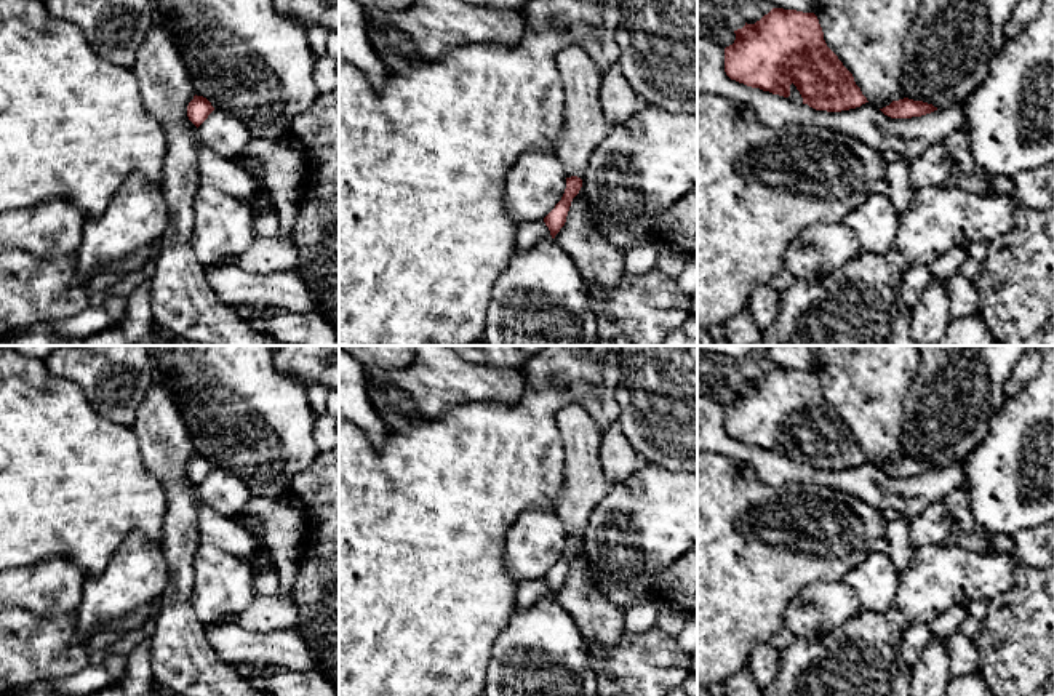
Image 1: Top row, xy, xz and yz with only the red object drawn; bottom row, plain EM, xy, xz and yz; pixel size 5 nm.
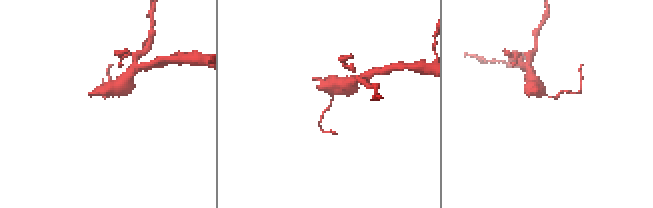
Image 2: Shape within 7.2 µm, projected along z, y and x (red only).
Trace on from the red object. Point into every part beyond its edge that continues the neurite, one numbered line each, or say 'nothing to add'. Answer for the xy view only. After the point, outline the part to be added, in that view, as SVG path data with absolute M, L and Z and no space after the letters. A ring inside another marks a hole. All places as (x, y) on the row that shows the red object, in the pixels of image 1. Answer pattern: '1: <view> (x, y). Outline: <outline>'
nothing to add

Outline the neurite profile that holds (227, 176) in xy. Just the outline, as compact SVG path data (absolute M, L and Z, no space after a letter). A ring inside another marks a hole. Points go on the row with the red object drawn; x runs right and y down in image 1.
M200 142L198 154L198 181L202 186L211 186L230 197L238 198L259 213L273 213L273 198L267 187L259 184L235 160L227 160L216 152L206 149Z

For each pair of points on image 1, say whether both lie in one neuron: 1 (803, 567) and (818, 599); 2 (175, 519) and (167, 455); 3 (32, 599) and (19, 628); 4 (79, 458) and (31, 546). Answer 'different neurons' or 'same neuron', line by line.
1: different neurons
2: same neuron
3: different neurons
4: same neuron

